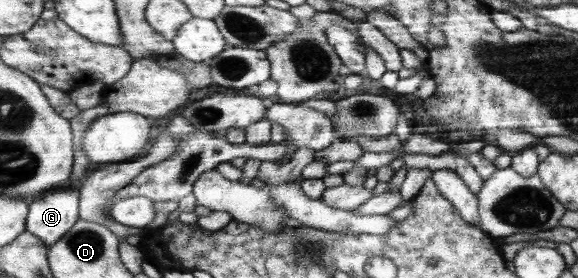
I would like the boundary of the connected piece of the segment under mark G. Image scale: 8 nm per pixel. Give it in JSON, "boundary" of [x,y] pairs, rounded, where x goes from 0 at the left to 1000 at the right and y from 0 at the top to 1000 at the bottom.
{"boundary":[[[135,676],[95,683],[64,709],[54,730],[48,831],[73,856],[83,885],[93,885],[140,795],[140,687]]]}

